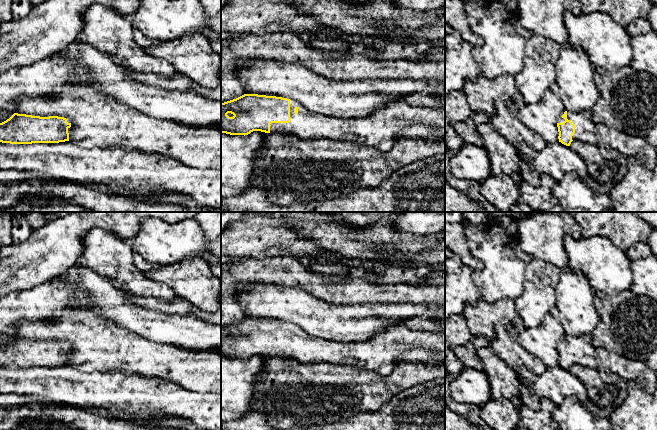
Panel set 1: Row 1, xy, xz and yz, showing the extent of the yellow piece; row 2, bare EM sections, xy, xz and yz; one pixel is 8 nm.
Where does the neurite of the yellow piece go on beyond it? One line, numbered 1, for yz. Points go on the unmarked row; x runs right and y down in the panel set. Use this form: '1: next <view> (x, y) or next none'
1: next yz (585, 353)

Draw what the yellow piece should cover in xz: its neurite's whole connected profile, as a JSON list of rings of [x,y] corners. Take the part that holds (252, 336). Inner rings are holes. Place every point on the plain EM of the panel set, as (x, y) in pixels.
[[[244,318],[236,323],[221,327],[221,357],[248,359],[253,355],[292,359],[302,364],[327,363],[335,366],[356,367],[389,375],[406,350],[420,347],[445,355],[445,334],[423,330],[411,330],[395,326],[364,342],[342,343],[309,335],[300,327],[287,322],[258,318]]]

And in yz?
[[[591,334],[581,336],[565,335],[558,343],[559,366],[570,370],[573,364],[585,368],[599,368],[597,348],[592,343]]]

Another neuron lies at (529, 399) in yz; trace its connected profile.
[[[523,387],[519,396],[522,399],[523,405],[533,409],[538,410],[541,406],[540,398],[533,393],[530,389]]]

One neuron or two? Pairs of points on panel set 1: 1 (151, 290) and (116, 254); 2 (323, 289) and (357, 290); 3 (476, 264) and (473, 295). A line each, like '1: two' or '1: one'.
1: one
2: one
3: two

